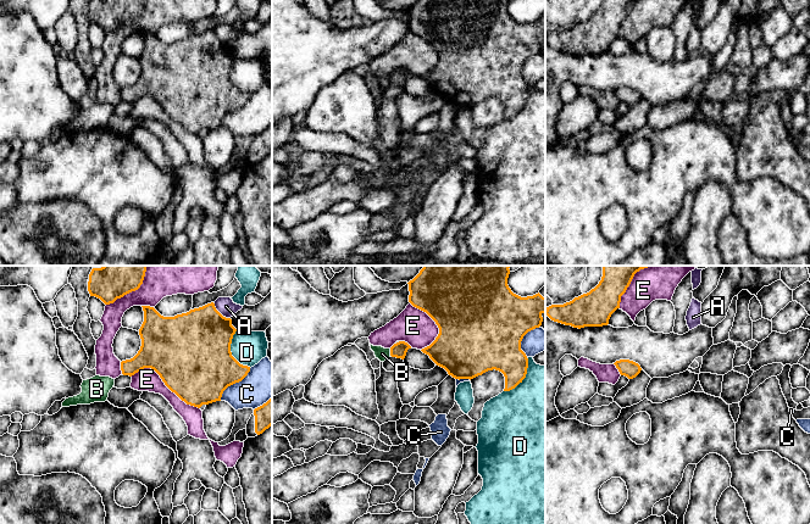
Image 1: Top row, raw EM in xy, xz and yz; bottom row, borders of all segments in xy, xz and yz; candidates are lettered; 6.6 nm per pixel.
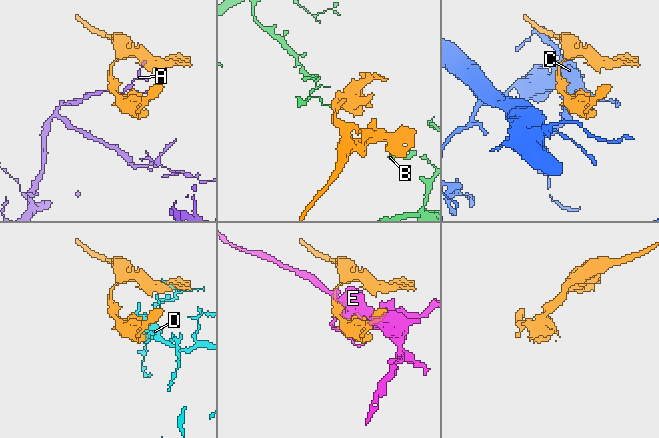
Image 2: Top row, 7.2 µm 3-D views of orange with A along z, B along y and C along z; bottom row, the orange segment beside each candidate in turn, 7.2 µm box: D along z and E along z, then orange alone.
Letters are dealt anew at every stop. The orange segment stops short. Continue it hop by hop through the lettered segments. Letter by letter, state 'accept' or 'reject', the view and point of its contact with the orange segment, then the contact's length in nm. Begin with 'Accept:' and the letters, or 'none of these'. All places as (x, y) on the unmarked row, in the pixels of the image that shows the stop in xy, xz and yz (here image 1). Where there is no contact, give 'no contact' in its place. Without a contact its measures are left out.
Accept: none of these
A: reject | xy (218, 39) | 160 nm
B: reject | xz (390, 79) | 50 nm
C: reject | xy (233, 110) | 300 nm
D: reject | xy (231, 79) | 260 nm
E: reject | xy (164, 109) | 500 nm

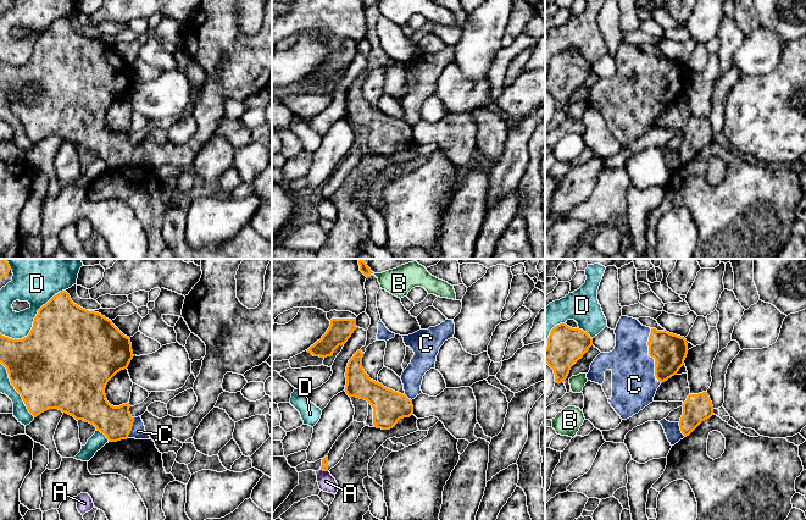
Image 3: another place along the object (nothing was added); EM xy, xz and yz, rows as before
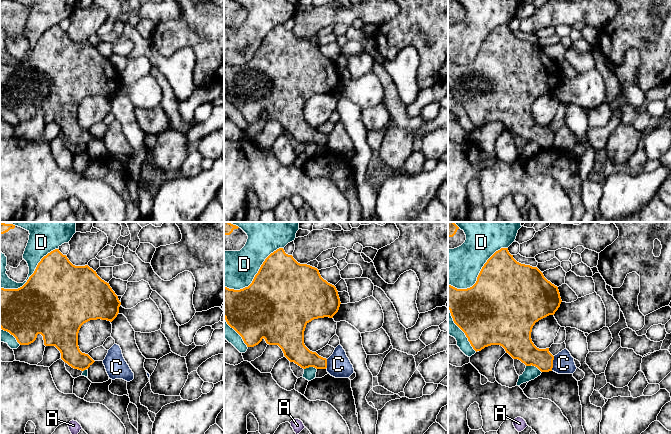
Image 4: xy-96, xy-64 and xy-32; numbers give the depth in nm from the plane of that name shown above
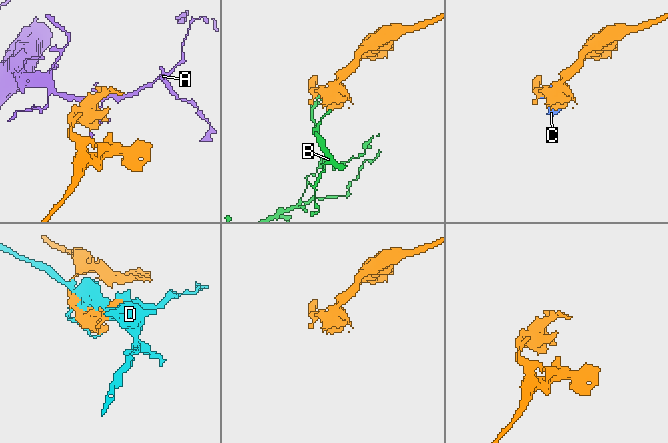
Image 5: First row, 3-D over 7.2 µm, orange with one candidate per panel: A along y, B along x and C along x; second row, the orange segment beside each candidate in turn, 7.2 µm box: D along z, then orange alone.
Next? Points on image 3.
Accept: C
A: reject | xz (324, 197) | 50 nm
B: reject | yz (573, 89) | 30 nm
C: accept | yz (649, 79) | 340 nm
D: reject | xy (33, 49) | 500 nm

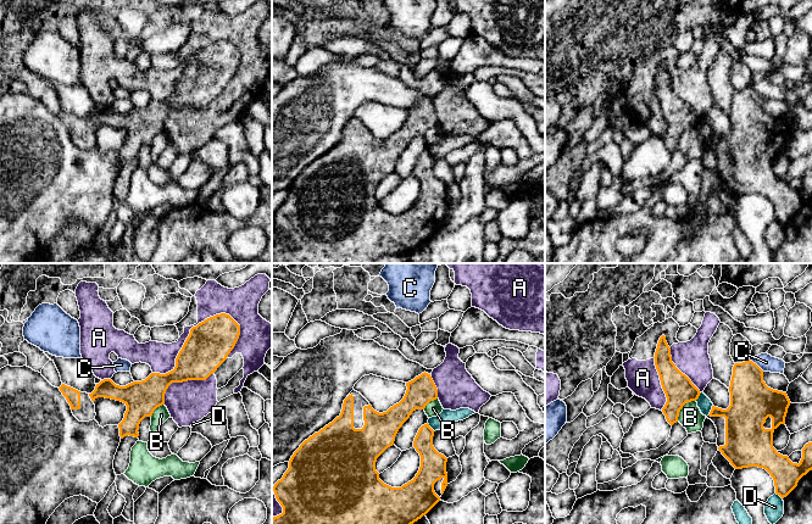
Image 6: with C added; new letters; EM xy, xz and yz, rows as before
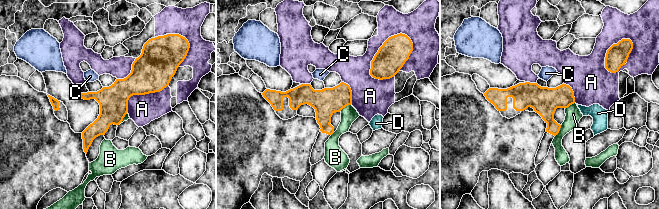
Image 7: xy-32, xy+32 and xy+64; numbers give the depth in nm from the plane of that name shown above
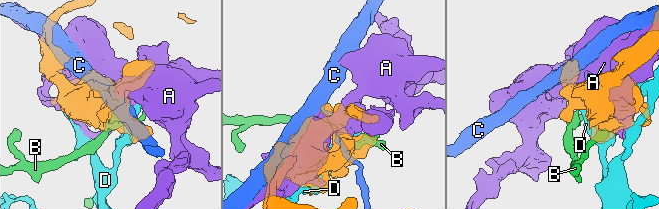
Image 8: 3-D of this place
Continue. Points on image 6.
Accept: none of these
A: reject | xy (189, 61) | 650 nm
B: reject | yz (682, 134) | 190 nm
C: reject | yz (755, 90) | 130 nm
D: reject | yz (711, 137) | 80 nm

